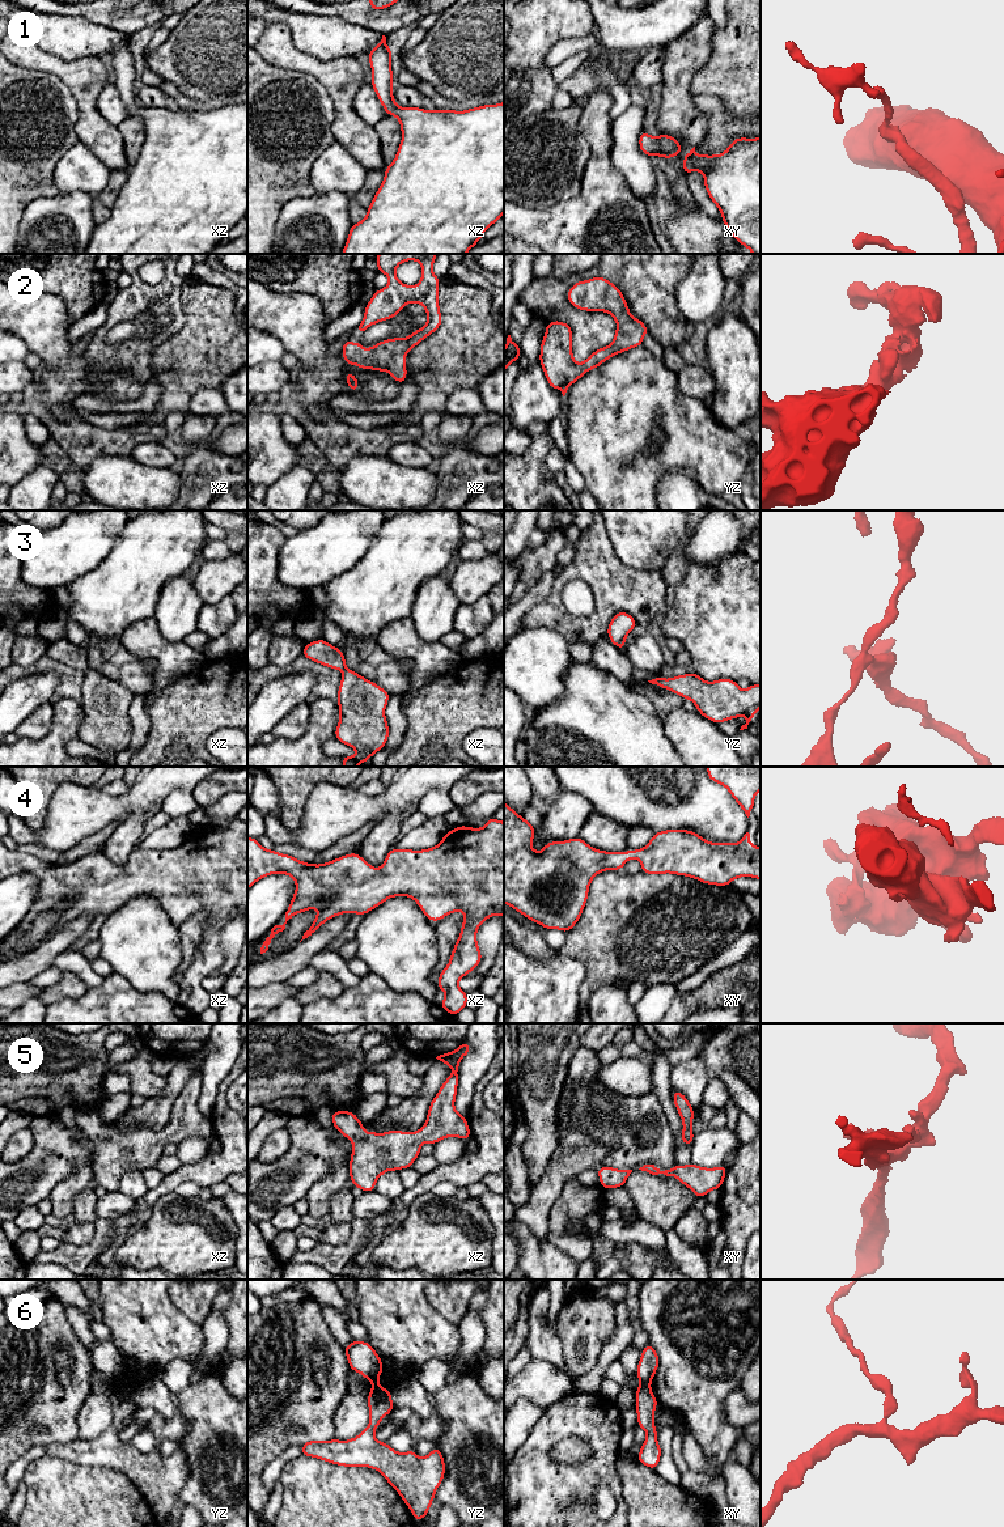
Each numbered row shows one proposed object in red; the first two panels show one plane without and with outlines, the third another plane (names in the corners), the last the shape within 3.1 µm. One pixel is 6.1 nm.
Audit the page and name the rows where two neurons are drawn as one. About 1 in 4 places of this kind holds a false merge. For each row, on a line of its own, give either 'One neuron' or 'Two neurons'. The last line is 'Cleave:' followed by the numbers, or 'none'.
1: One neuron
2: One neuron
3: One neuron
4: One neuron
5: One neuron
6: One neuron
Cleave: none

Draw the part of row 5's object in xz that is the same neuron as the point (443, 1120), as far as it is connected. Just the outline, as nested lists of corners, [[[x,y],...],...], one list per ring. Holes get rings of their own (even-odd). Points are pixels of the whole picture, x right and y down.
[[[463,1040],[456,1051],[436,1057],[450,1066],[453,1073],[432,1099],[425,1124],[416,1132],[403,1133],[401,1129],[385,1133],[365,1132],[364,1123],[352,1111],[332,1111],[334,1128],[353,1144],[348,1166],[353,1187],[373,1192],[382,1174],[389,1170],[410,1168],[420,1155],[424,1142],[436,1145],[446,1137],[469,1140],[471,1133],[467,1119],[456,1111],[454,1100],[458,1087],[458,1066],[461,1059],[470,1051],[470,1045]]]

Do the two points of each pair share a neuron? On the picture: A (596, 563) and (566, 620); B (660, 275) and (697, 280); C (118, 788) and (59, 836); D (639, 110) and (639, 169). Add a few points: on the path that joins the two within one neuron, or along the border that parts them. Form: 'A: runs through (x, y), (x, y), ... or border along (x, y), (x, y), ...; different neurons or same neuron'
A: runs through (577, 568), (558, 585), (556, 602); same neuron
B: border along (691, 267), (678, 284), (676, 292), (677, 308); different neurons
C: border along (130, 788), (117, 796), (109, 796), (101, 789); different neurons
D: runs through (630, 124), (630, 155); same neuron

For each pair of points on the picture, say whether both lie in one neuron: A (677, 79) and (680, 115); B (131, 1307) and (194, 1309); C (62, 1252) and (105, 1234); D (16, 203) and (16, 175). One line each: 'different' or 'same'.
A: same
B: different
C: same
D: same

